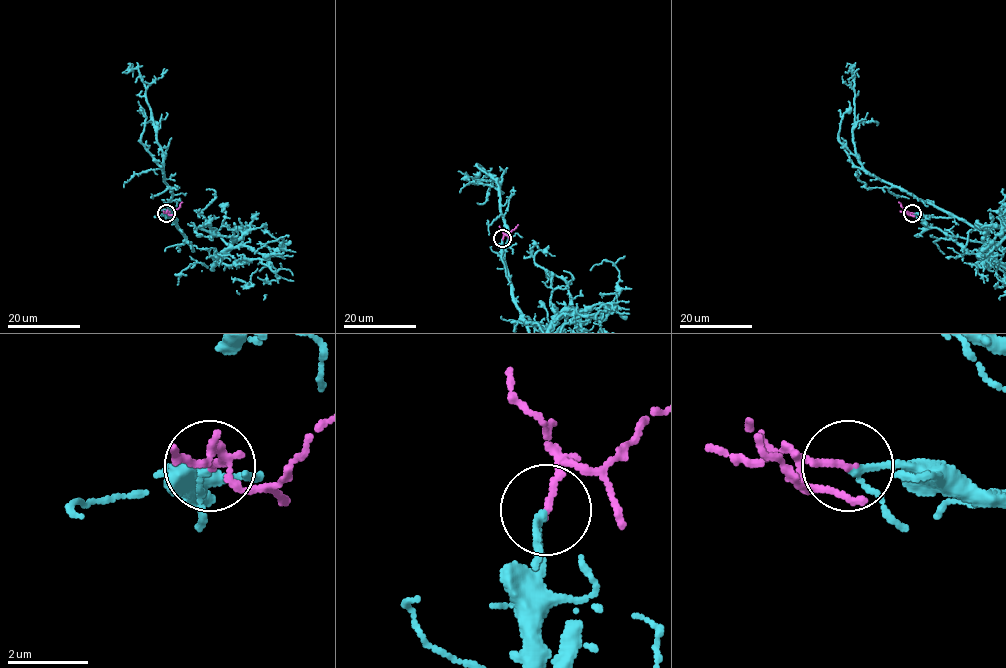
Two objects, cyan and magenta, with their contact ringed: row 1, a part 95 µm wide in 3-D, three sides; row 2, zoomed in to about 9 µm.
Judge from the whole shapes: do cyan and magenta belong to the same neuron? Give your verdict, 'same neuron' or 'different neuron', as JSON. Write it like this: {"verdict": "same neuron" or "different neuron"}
{"verdict": "same neuron"}

